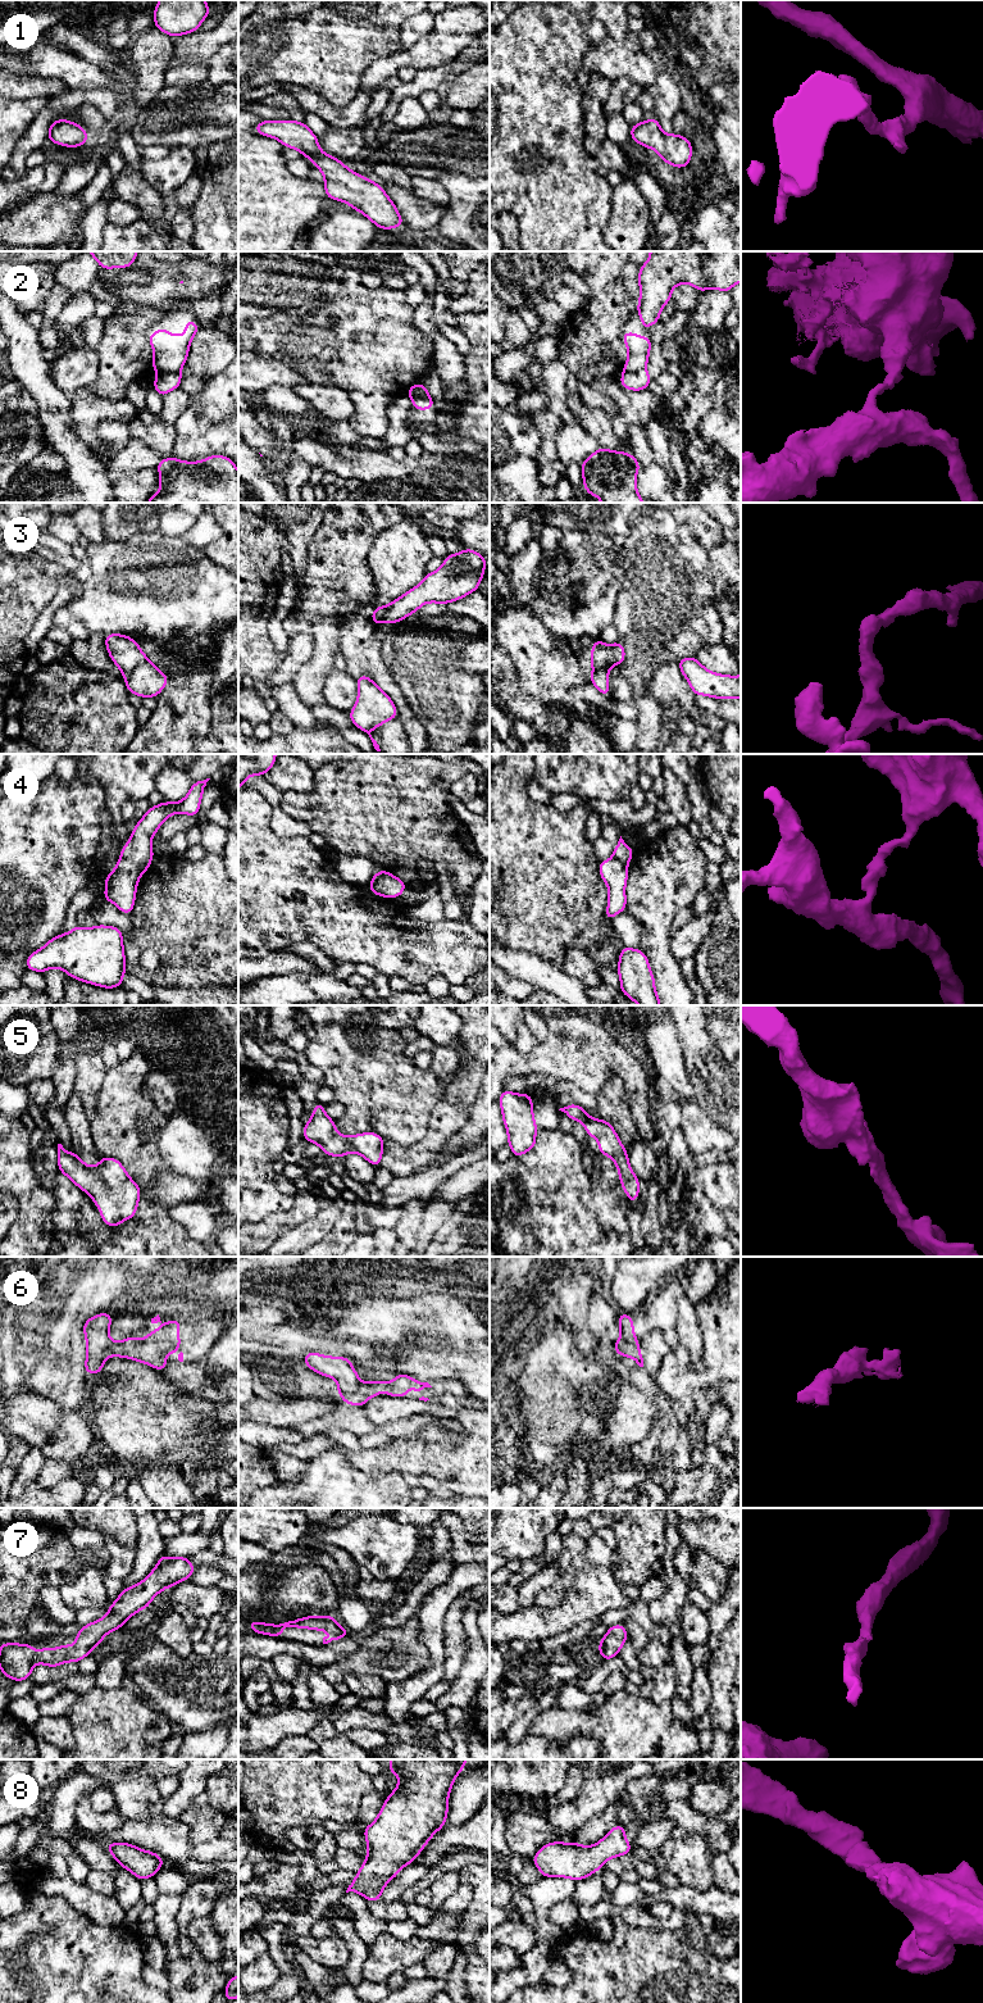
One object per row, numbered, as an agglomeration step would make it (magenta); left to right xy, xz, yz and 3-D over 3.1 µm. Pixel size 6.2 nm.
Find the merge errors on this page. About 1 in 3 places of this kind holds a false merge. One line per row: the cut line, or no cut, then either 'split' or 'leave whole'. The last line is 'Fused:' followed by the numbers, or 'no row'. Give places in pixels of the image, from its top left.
1: no cut; leave whole
2: cut in xy along (178, 371), (159, 373); split
3: cut in xy along (148, 659), (126, 677); split
4: cut in xy along (121, 857), (130, 861), (141, 872); split
5: no cut; leave whole
6: cut in yz along (635, 1338), (627, 1338), (618, 1345), (620, 1354); split
7: no cut; leave whole
8: no cut; leave whole
Fused: 2, 3, 4, 6

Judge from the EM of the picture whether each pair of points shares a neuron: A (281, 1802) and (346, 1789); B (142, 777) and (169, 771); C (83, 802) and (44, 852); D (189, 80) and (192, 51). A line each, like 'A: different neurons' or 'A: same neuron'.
A: same neuron
B: different neurons
C: same neuron
D: different neurons

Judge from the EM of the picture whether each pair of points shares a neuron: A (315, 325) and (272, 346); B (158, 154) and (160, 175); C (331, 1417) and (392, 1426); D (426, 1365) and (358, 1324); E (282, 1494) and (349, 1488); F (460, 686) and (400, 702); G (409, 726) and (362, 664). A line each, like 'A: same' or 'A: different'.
A: same
B: different
C: same
D: same
E: same
F: different
G: same

